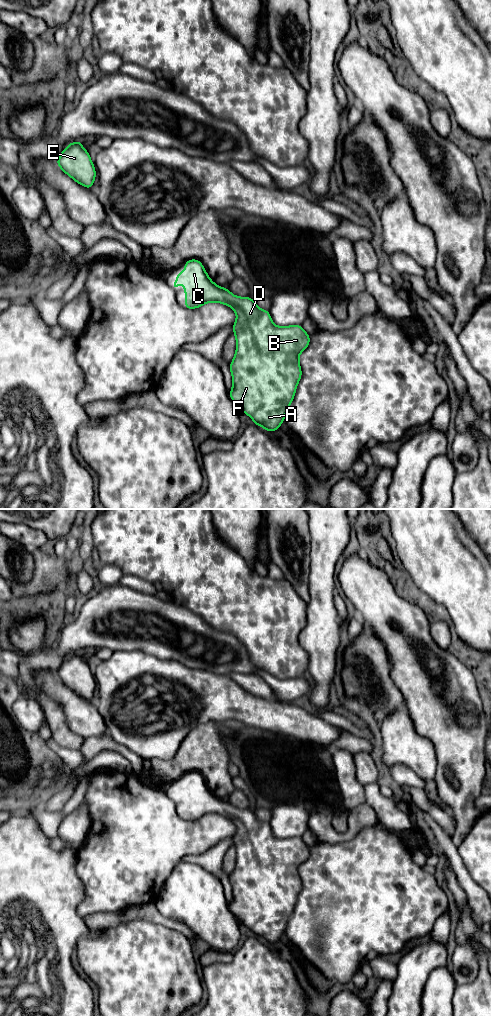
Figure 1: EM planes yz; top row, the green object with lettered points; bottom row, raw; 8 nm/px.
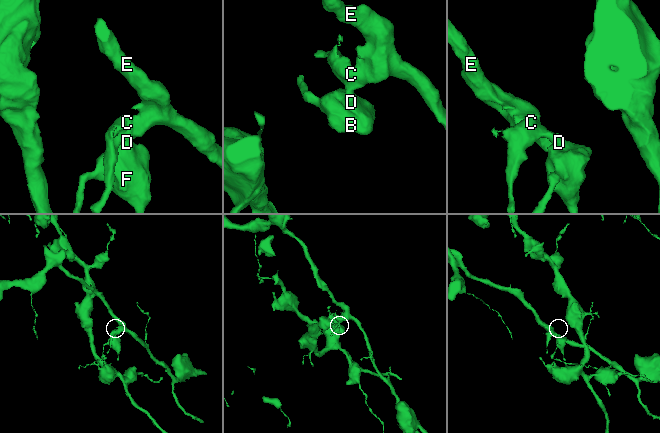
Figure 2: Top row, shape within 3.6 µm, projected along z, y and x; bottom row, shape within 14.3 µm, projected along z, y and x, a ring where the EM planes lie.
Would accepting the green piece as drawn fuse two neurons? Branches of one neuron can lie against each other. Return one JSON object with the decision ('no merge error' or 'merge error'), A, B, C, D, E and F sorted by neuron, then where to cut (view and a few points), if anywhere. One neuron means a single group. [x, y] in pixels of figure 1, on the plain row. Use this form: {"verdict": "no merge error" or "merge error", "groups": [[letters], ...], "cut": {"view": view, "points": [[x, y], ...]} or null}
{"verdict": "no merge error", "groups": [["A", "B", "C", "D", "E", "F"]], "cut": null}

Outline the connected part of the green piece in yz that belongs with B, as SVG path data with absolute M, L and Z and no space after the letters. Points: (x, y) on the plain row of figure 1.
M191 771L184 775L185 782L177 784L177 790L171 798L179 802L178 794L183 794L186 821L196 821L206 815L218 814L230 818L236 825L237 830L233 835L236 864L229 877L232 886L232 902L229 909L255 937L268 944L276 943L285 932L294 911L302 888L299 867L309 858L310 848L302 837L274 837L269 823L259 820L250 808L238 809L228 800L216 797L199 772Z

